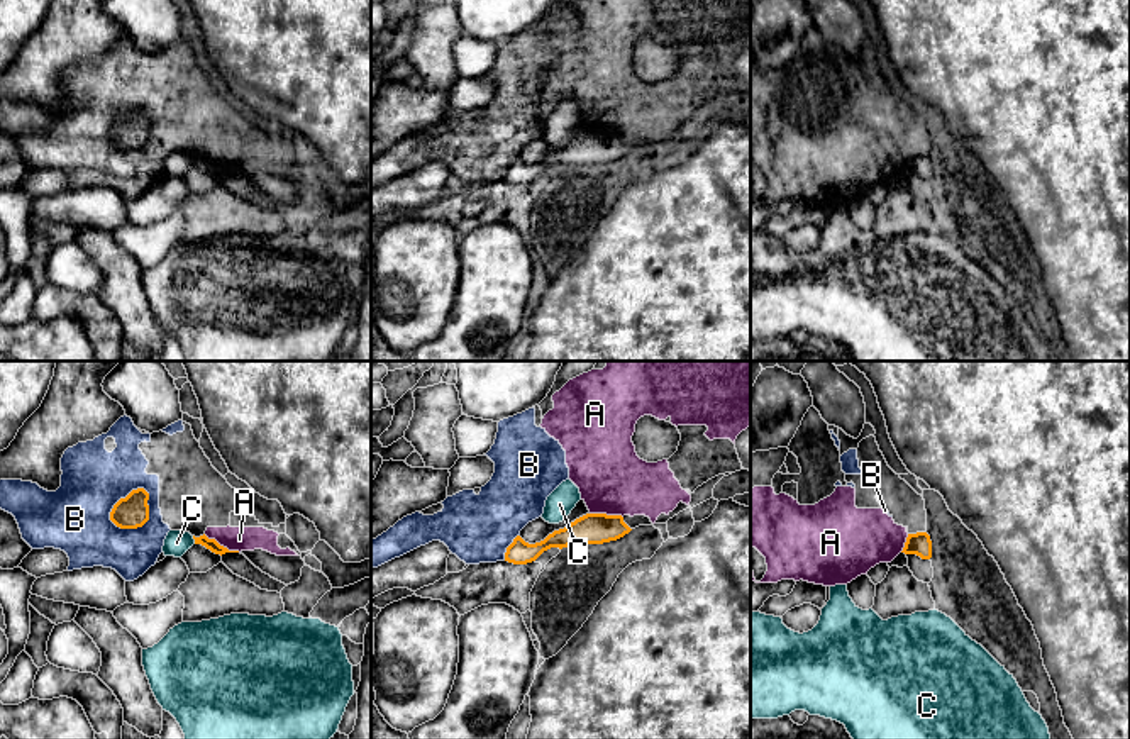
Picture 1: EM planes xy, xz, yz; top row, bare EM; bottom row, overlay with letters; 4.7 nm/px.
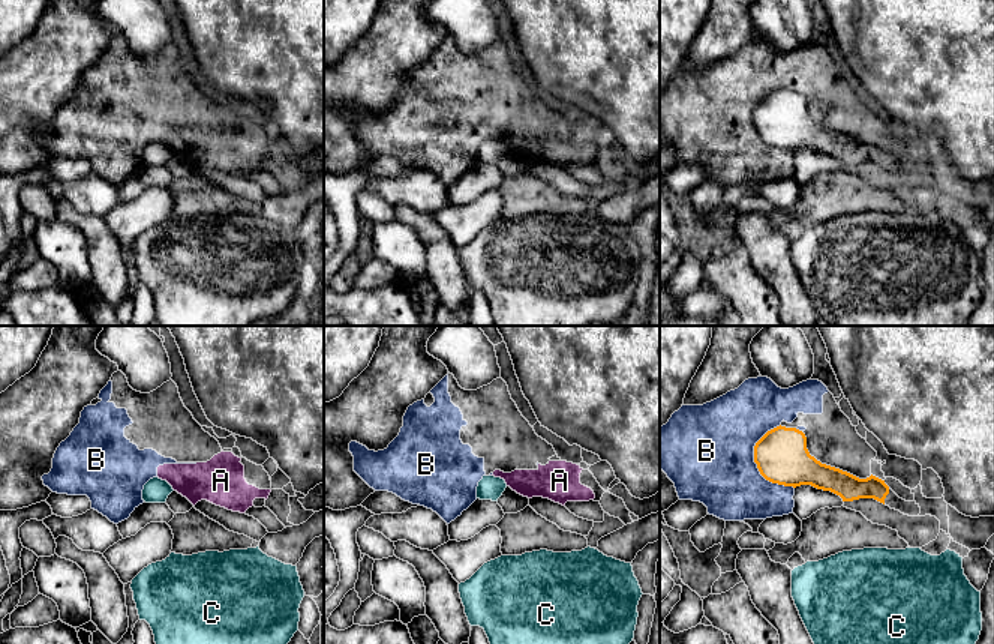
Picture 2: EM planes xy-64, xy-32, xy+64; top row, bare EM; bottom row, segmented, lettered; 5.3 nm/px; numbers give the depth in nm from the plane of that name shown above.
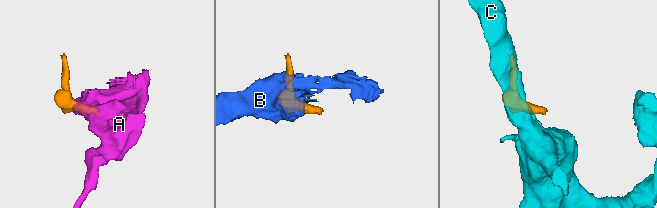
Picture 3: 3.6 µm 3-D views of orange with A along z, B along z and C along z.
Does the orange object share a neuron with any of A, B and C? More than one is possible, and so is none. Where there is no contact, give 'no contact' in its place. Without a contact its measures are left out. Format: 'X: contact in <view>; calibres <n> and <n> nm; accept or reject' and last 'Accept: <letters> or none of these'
A: contact in xy; calibres 60 and 110 nm; reject
B: contact in xy; calibres 160 and 320 nm; reject
C: contact in xy; calibres 60 and 120 nm; reject
Accept: none of these

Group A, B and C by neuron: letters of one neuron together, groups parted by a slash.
A B / C

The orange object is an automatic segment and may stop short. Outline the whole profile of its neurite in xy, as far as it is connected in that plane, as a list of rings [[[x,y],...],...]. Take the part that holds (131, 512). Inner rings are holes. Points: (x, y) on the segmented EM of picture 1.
[[[144,488],[132,490],[120,498],[112,512],[110,520],[120,529],[137,529],[149,520],[149,493]]]

